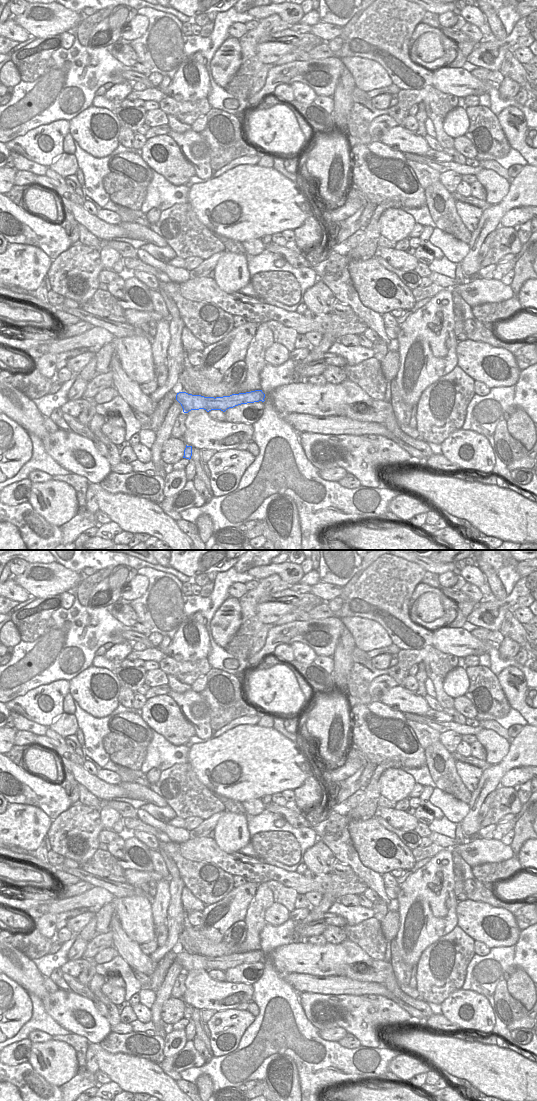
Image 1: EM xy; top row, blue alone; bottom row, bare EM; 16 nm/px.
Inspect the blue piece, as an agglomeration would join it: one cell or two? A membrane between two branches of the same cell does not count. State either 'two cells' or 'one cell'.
two cells

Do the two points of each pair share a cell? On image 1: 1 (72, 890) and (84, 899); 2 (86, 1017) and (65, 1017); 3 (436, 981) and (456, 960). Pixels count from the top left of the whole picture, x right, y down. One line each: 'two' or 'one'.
1: two
2: one
3: one

